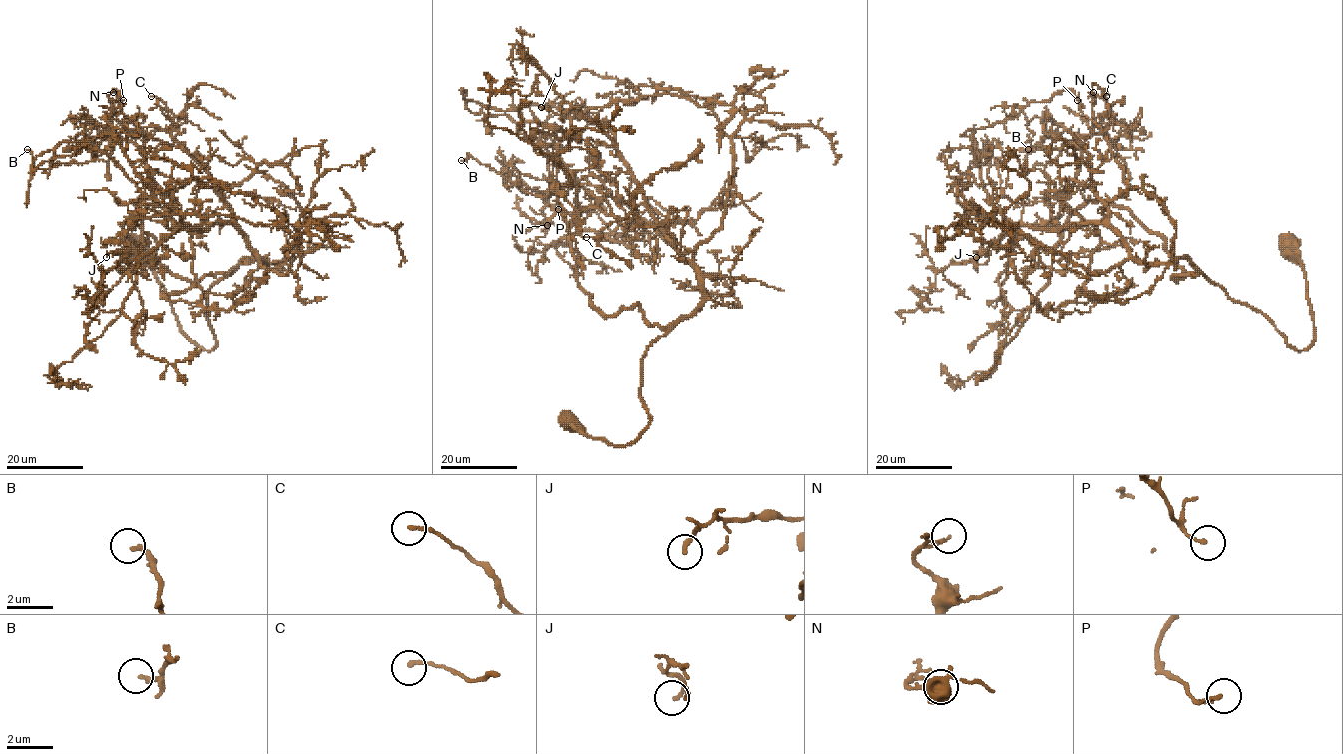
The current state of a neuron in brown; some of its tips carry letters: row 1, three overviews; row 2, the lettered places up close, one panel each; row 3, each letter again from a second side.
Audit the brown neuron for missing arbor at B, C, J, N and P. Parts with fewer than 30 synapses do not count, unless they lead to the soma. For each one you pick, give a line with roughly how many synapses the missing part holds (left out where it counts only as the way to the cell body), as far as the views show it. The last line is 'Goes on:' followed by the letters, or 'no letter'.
Goes on: no letter

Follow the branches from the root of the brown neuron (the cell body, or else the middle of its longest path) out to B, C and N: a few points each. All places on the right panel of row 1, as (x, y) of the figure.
B: (1289, 247), (1313, 320), (1299, 351), (1083, 196), (1087, 136), (1023, 169), (1028, 149)
C: (1289, 247), (1313, 320), (1299, 351), (1188, 258), (1137, 261), (1103, 202), (1127, 188), (1106, 96)
N: (1289, 247), (1313, 320), (1299, 351), (1200, 271), (1176, 281), (1166, 242), (1126, 208), (1083, 196), (1093, 92)

